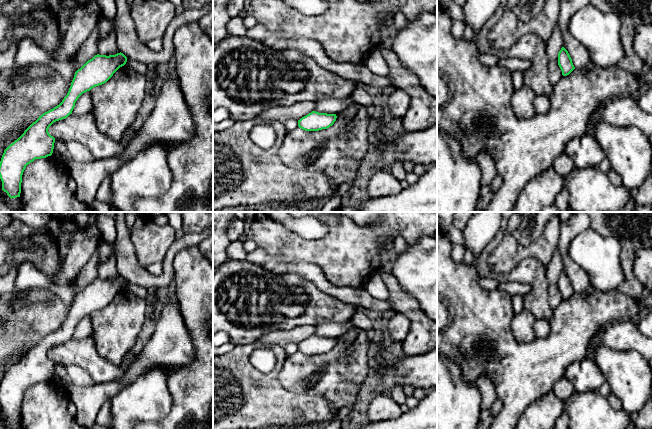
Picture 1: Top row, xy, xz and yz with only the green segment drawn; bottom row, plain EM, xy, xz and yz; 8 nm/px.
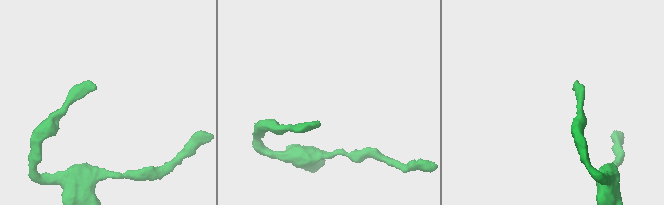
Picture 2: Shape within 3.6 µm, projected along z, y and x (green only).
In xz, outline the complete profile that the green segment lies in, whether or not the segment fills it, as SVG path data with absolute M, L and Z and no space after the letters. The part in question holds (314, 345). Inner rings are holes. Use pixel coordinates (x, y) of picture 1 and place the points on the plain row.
M312 335L298 344L298 350L305 355L319 355L332 350L336 345L336 342L336 338Z

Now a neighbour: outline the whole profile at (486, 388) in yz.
M486 374L482 375L476 382L476 386L481 396L481 411L491 409L497 398L491 378Z

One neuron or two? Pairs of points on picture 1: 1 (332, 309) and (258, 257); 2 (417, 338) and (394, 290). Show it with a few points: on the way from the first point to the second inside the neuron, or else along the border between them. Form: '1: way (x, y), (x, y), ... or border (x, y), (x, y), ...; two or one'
1: border (261, 266), (274, 273), (299, 274), (306, 279); two
2: way (417, 326), (416, 315), (403, 302); one

